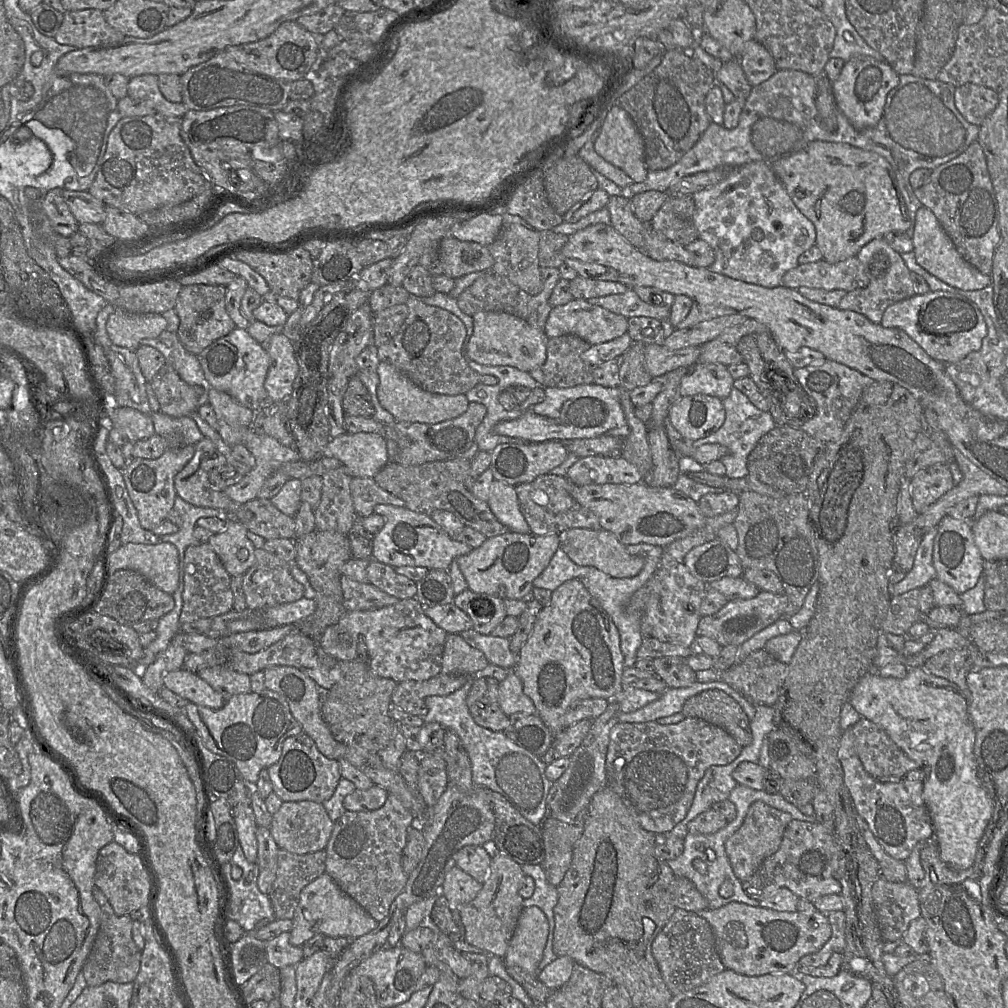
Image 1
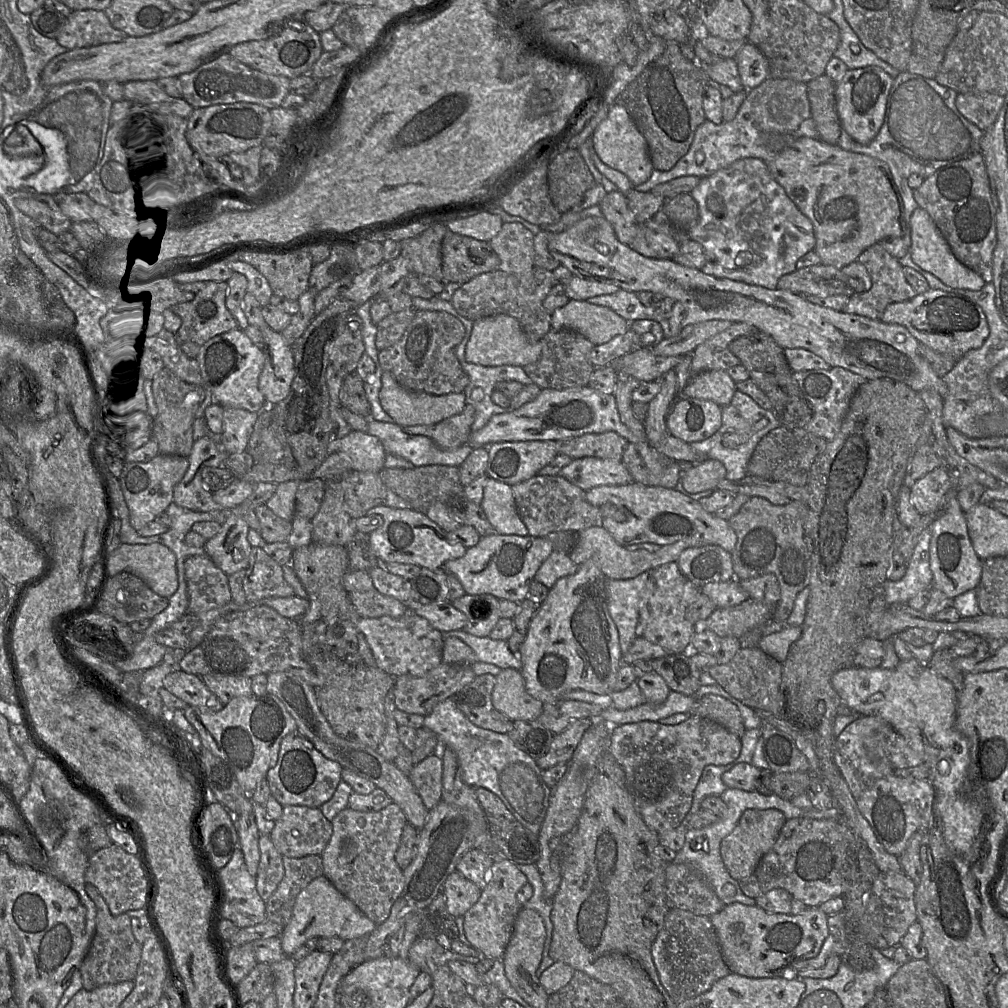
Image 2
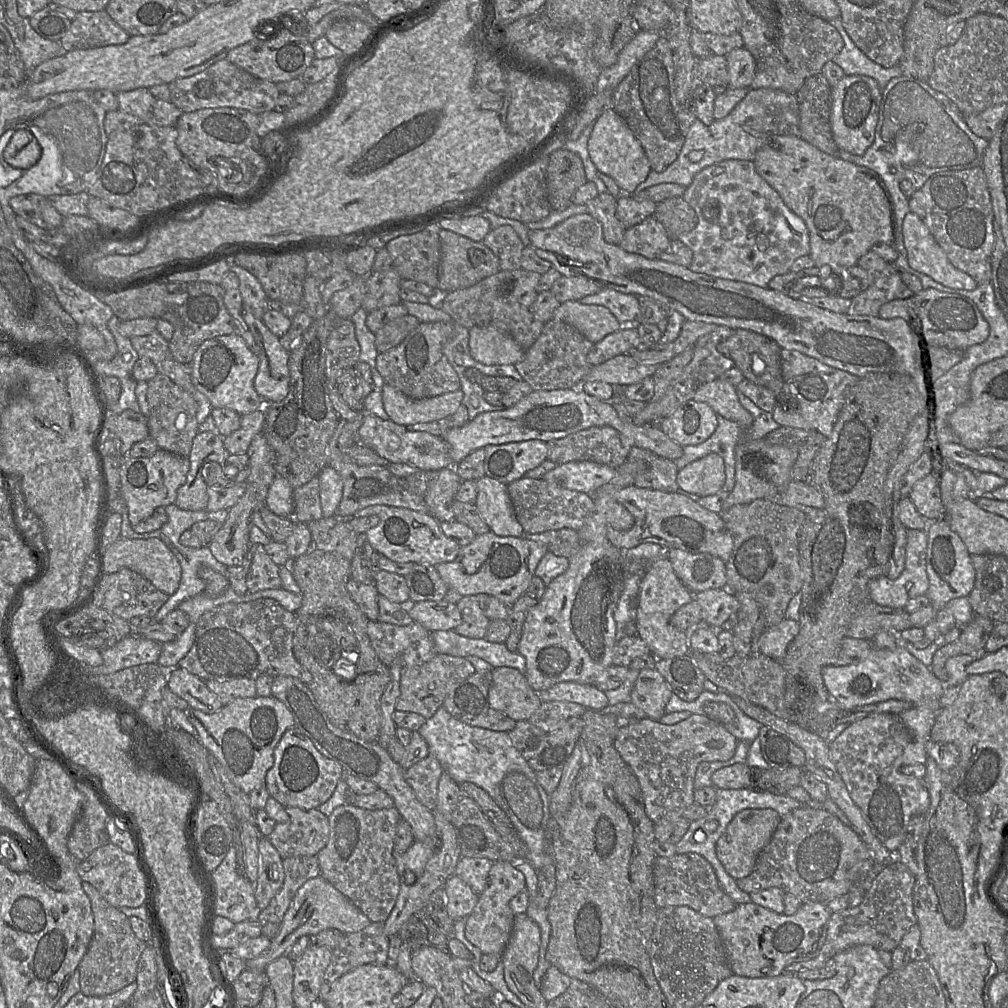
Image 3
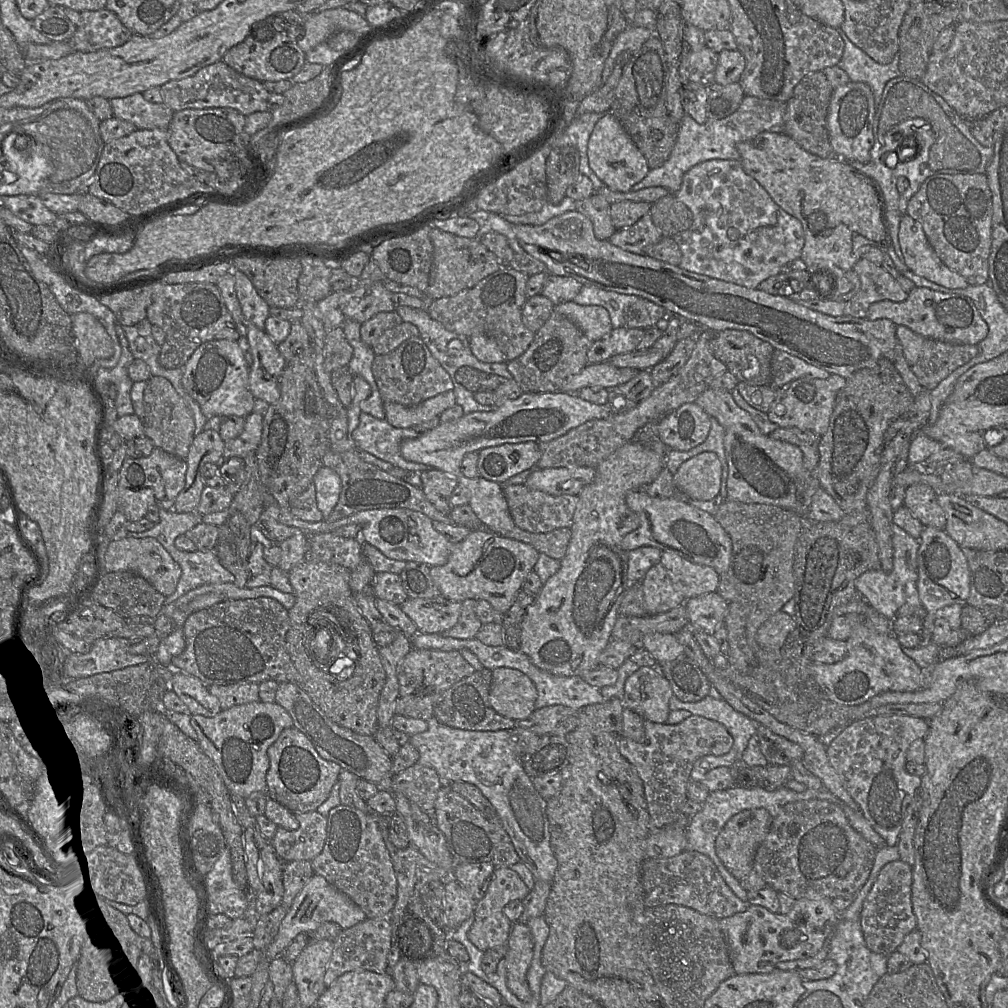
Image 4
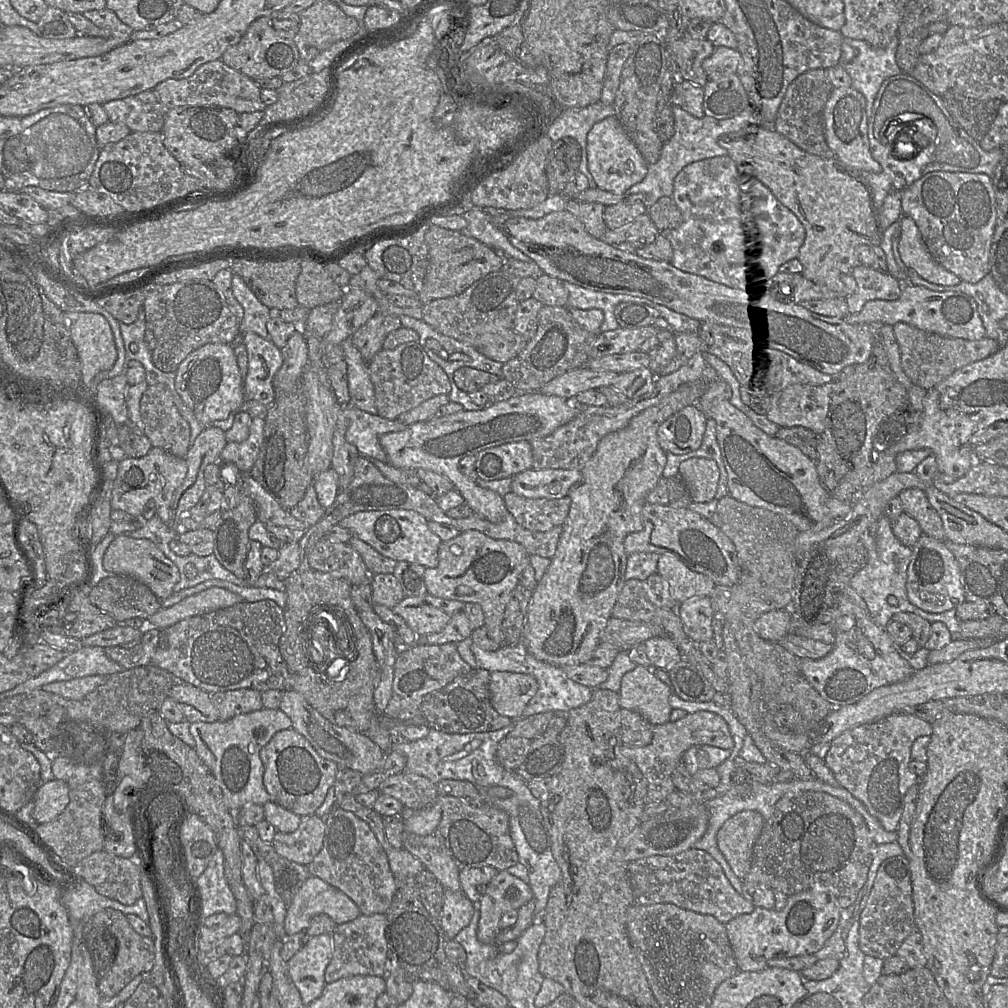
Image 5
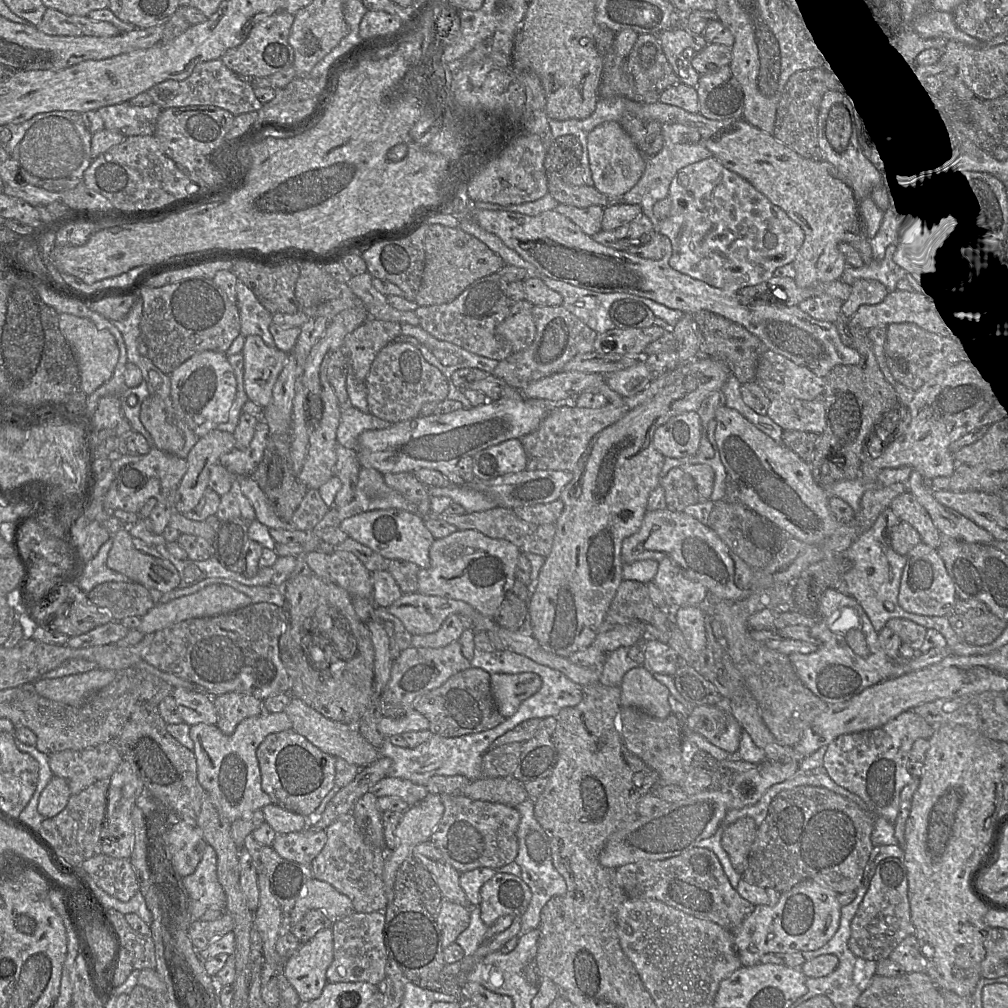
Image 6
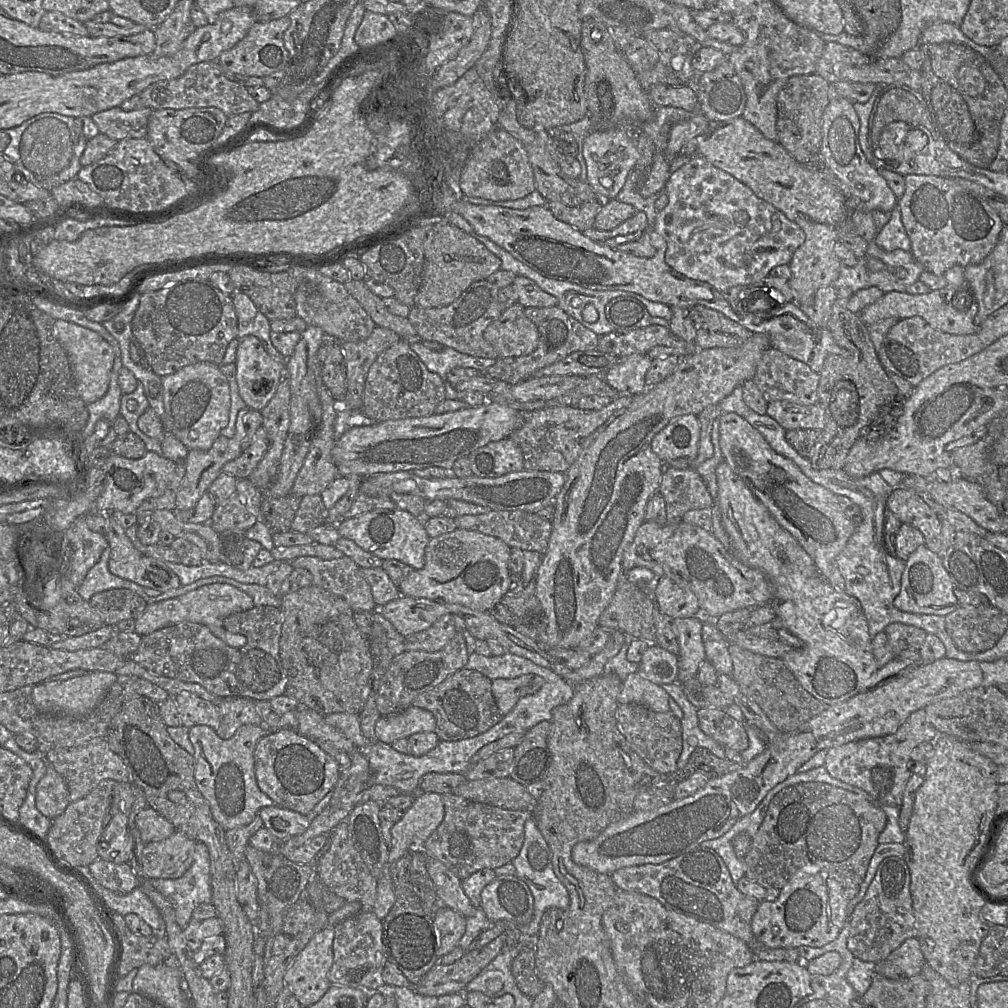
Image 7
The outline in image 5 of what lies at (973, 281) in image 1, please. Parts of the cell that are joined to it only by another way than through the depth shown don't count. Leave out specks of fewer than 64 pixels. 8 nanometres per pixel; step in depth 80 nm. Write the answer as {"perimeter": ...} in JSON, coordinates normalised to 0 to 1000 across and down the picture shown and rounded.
{"perimeter":[[[895,214],[893,222],[892,251],[901,268],[906,268],[919,279],[934,284],[945,284],[953,280],[950,274],[927,258],[906,217]]]}

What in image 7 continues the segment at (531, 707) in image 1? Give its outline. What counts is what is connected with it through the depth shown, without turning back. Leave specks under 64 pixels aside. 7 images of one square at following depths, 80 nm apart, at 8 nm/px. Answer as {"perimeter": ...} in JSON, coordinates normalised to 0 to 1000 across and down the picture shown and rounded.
{"perimeter":[[[521,669],[508,674],[493,673],[488,675],[488,688],[500,710],[520,690],[530,688],[540,679],[540,674],[533,669]]]}

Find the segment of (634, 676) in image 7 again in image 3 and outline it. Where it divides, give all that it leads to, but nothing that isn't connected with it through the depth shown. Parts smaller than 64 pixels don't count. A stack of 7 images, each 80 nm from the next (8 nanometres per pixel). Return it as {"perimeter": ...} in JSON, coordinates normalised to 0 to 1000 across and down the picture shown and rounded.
{"perimeter":[[[637,664],[626,686],[626,697],[640,707],[640,712],[654,715],[666,689],[665,680],[651,664]]]}

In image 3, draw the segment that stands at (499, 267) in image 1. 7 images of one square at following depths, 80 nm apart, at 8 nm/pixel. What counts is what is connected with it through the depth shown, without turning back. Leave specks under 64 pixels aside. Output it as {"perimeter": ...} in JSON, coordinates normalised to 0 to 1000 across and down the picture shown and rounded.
{"perimeter":[[[499,223],[488,227],[478,241],[494,255],[496,268],[517,267],[518,250],[521,244],[507,224]]]}

